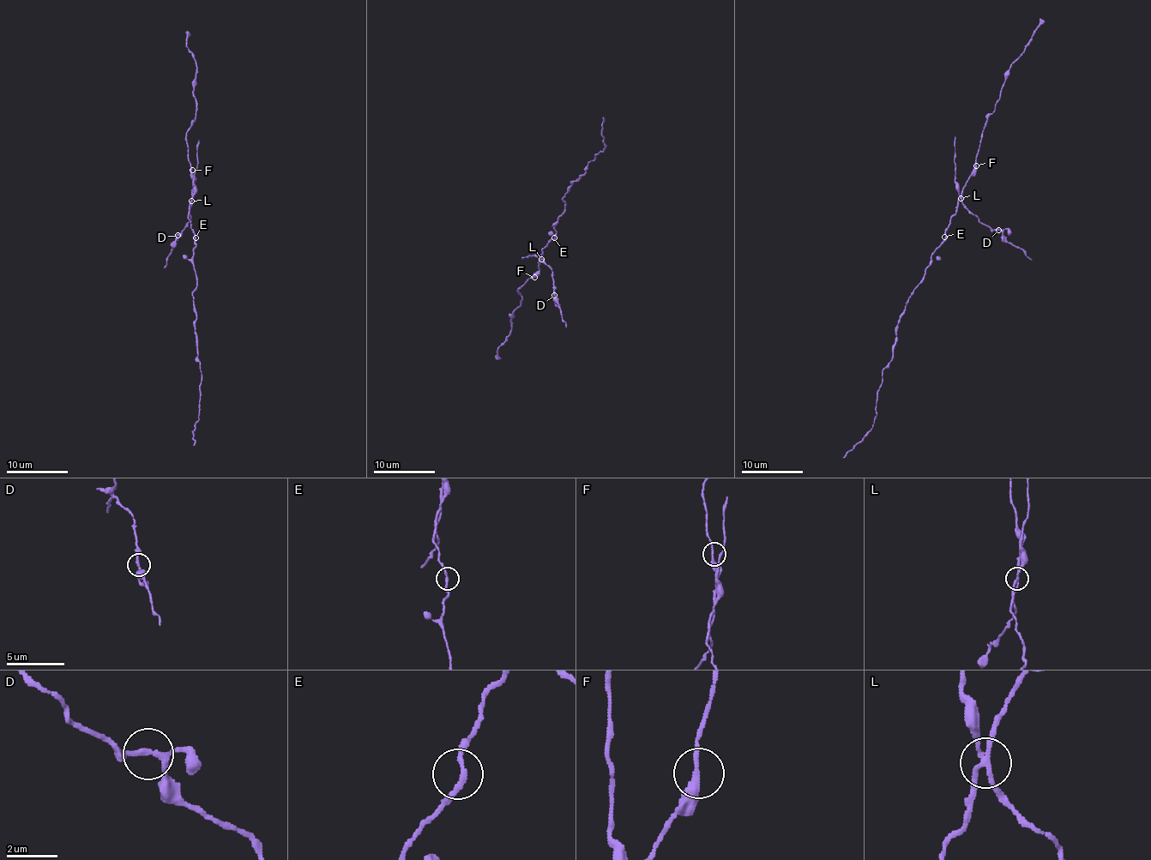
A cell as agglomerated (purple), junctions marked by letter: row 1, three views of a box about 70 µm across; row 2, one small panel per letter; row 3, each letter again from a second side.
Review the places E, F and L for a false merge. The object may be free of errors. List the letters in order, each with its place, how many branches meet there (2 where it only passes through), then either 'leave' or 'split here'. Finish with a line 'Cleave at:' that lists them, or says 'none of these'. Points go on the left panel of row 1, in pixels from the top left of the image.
E: place (195, 237); branches 2; leave
F: place (192, 170); branches 2; leave
L: place (191, 201); branches 4; split here
Cleave at: L

